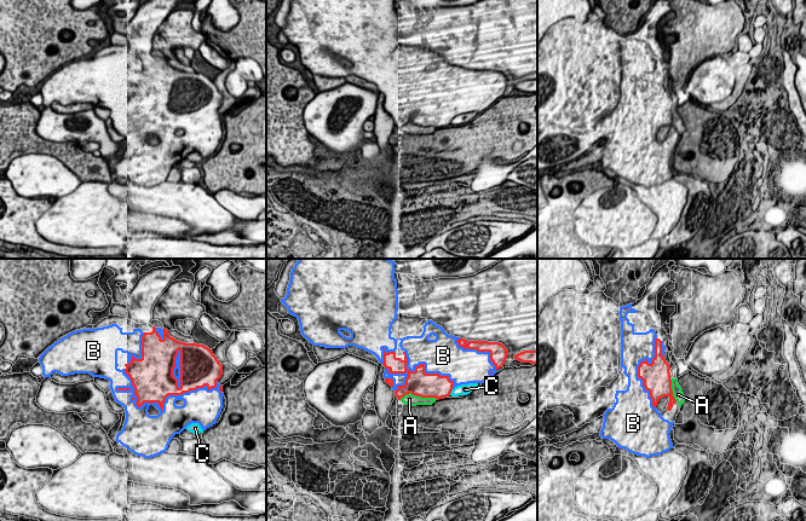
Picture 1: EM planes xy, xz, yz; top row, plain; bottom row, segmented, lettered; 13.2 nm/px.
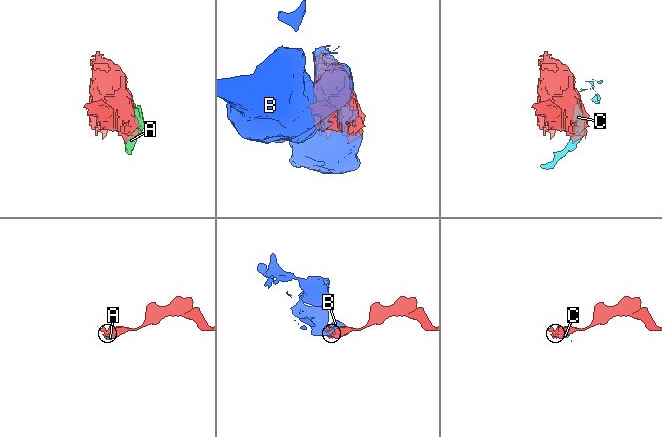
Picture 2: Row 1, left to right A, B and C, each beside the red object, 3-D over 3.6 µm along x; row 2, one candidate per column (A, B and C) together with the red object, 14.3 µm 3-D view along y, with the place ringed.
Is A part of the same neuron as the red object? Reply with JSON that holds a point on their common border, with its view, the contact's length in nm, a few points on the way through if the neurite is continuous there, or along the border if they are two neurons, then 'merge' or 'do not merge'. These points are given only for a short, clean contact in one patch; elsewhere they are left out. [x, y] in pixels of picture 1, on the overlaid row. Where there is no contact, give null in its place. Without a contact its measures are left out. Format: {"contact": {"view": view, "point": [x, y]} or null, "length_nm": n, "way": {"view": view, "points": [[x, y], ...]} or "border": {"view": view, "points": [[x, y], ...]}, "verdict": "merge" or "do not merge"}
{"contact": {"view": "xz", "point": [419, 395]}, "length_nm": 500, "verdict": "do not merge"}

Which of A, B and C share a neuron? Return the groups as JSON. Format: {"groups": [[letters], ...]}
{"groups": [["A", "C"], ["B"]]}

